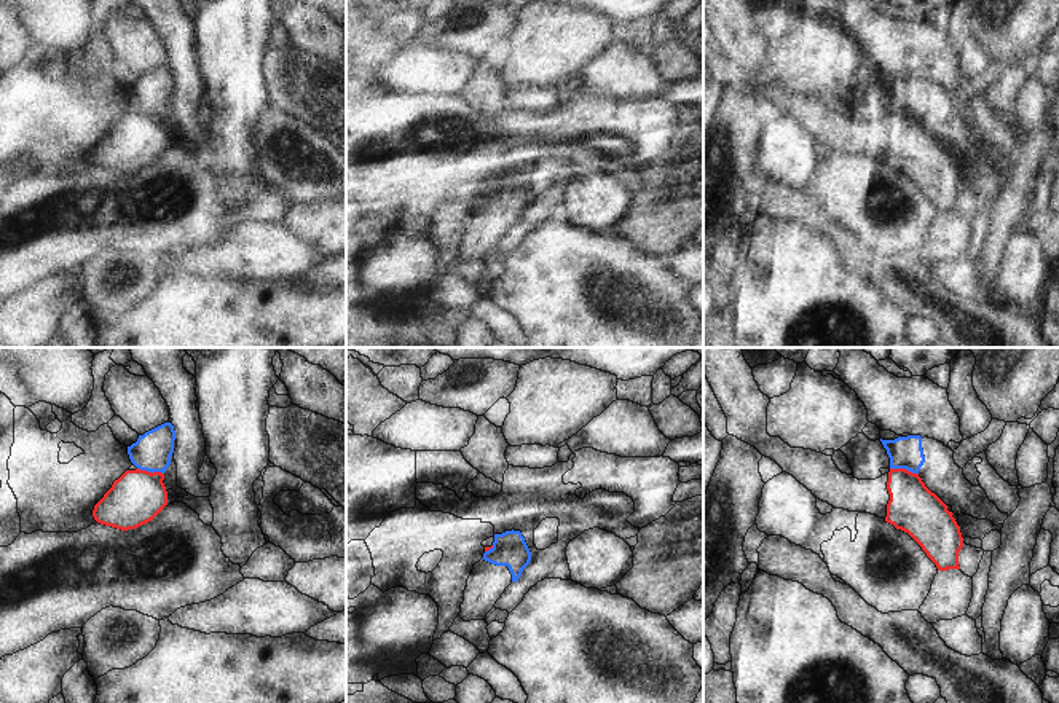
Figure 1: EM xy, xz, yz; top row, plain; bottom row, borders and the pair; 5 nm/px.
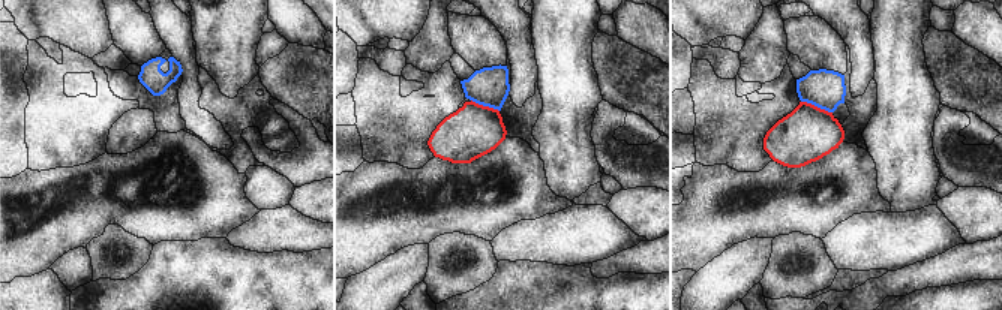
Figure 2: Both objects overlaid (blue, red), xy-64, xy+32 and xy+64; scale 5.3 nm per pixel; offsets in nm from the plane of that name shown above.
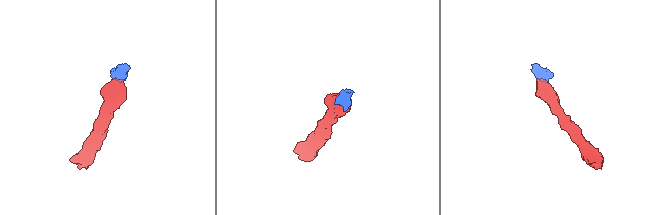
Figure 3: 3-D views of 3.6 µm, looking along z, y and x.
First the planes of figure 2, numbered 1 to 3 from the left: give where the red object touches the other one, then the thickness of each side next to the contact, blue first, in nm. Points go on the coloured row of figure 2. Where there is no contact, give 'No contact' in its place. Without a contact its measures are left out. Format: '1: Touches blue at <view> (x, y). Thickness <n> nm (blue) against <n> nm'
1: No contact
2: Touches blue at xy+32 (485, 105). Thickness 200 nm (blue) against 280 nm
3: Touches blue at xy+64 (816, 105). Thickness 200 nm (blue) against 300 nm.

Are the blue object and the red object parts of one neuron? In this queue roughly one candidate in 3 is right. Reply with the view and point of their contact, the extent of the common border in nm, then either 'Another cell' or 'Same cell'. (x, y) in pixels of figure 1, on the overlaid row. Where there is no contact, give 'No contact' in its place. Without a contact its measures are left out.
Touches blue at yz (905, 467). Shared border 150 nm. Another cell.

